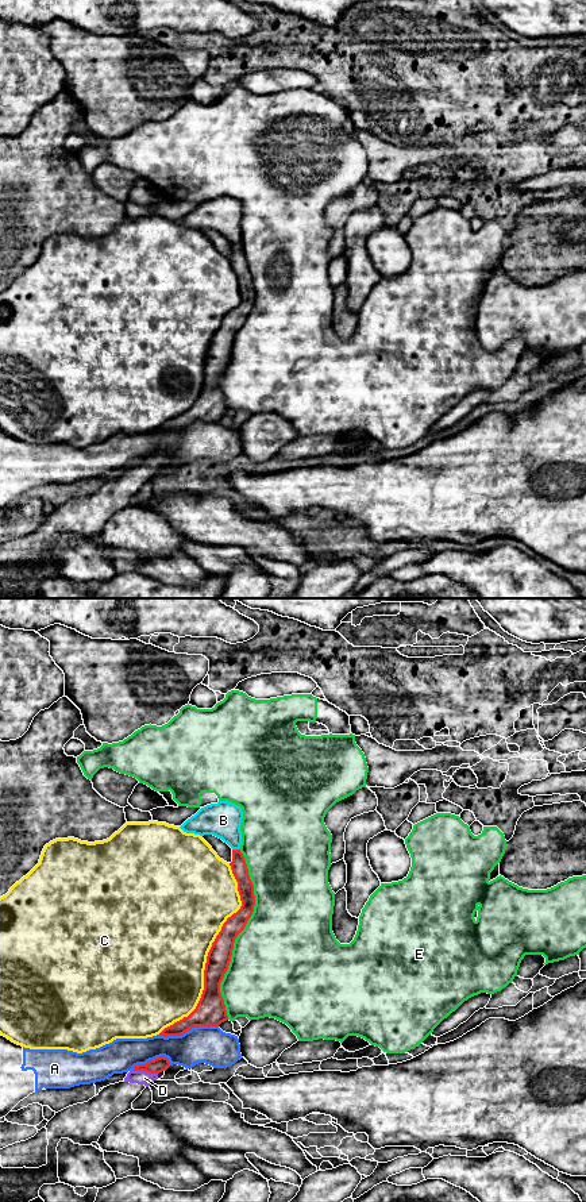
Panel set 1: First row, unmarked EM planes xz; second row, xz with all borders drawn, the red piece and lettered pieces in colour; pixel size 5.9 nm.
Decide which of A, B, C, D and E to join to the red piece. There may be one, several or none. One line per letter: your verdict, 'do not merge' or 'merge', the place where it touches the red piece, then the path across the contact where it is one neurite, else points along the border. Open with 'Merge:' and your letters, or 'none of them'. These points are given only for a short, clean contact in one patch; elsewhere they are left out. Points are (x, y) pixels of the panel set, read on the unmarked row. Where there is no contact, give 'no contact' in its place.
Merge: D
A: do not merge; contact xz (188, 424)
B: do not merge; contact xz (235, 245)
C: do not merge; contact xz (208, 349)
D: merge; contact xz (145, 465); way xz (162, 458), (145, 465), (145, 473)
E: do not merge; contact xz (239, 327)

